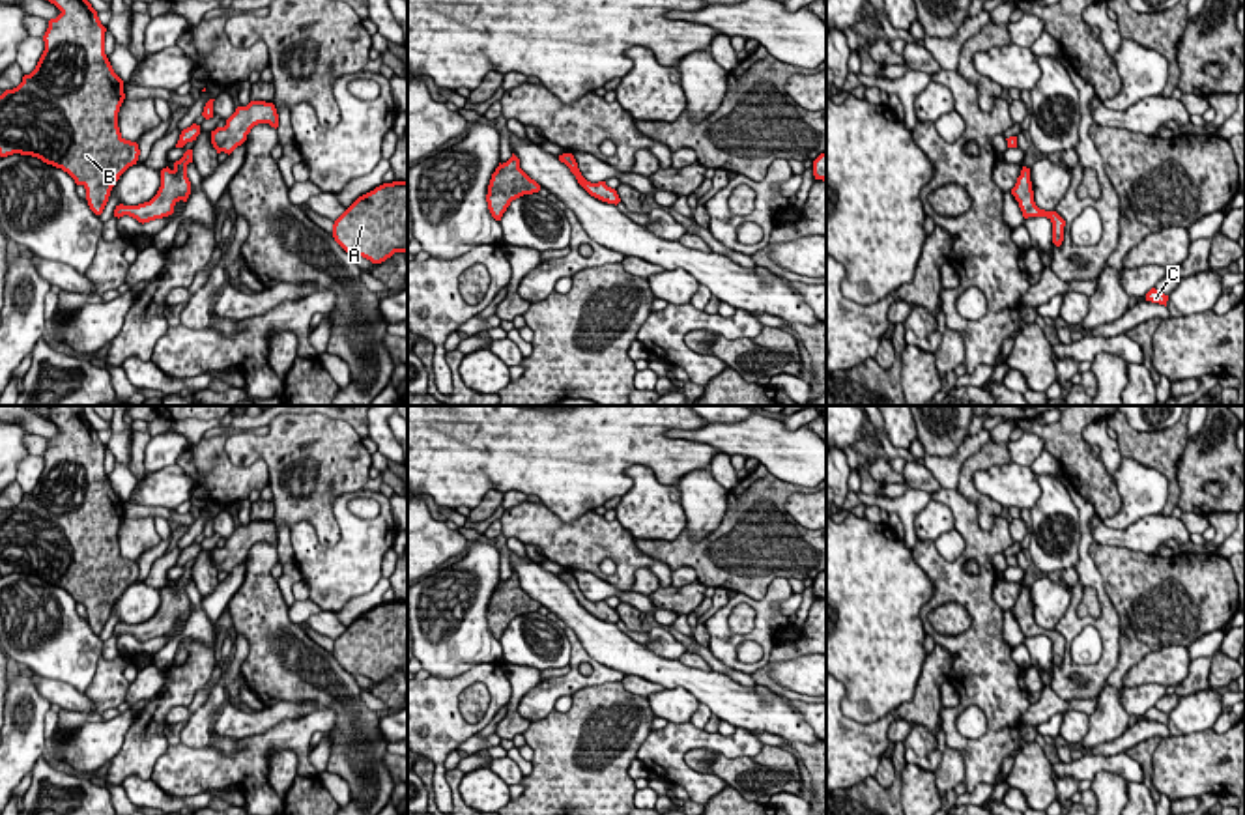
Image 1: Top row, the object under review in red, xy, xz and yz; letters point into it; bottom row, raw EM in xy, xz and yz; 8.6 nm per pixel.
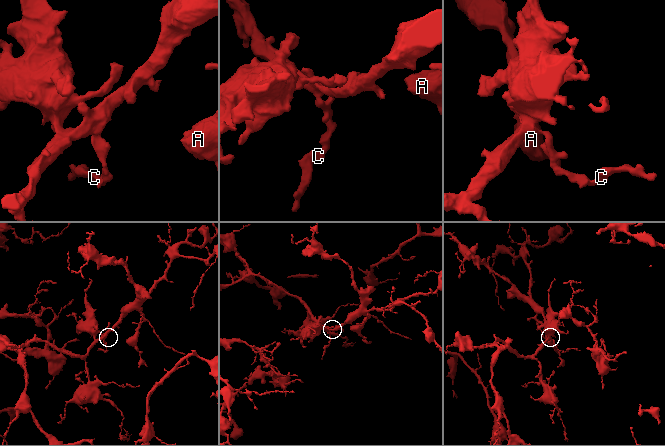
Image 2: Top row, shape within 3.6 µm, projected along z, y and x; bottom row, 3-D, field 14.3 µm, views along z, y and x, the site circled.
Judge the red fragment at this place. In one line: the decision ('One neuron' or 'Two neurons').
One neuron

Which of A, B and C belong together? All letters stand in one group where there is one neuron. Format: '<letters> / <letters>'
A B C

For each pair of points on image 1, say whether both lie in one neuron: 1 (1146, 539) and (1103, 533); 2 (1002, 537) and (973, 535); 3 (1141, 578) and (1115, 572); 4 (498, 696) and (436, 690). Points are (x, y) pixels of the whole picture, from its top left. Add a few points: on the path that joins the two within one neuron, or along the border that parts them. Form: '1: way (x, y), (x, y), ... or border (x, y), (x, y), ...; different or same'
1: way (1135, 537), (1115, 537); same
2: way (995, 537), (980, 537); same
3: way (1135, 578), (1120, 572); same
4: way (486, 679), (470, 677), (453, 686); same

